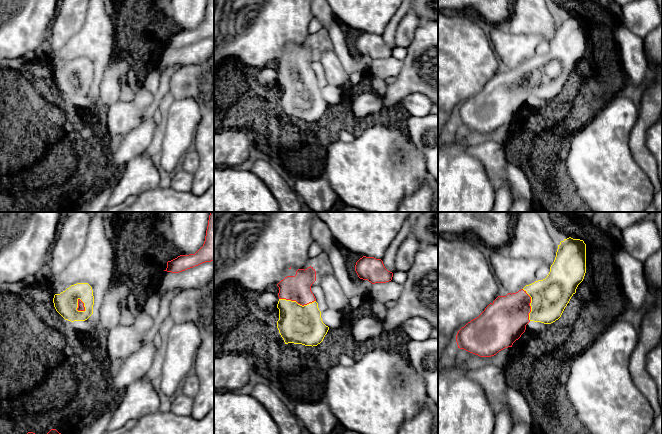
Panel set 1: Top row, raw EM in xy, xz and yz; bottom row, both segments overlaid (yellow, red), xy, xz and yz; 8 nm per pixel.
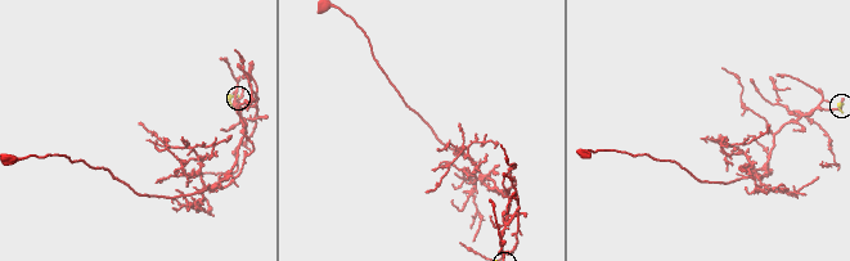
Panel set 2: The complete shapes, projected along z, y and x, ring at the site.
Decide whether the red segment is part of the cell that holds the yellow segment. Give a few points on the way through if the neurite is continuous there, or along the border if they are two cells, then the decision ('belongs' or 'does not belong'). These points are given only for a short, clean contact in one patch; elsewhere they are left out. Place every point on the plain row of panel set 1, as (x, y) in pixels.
way xz (297, 100), (296, 78), (297, 64); belongs

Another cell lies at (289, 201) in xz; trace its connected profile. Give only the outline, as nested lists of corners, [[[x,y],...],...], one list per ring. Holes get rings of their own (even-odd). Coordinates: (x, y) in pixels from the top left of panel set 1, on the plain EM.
[[[263,156],[252,160],[251,172],[270,189],[279,203],[279,212],[302,212],[302,200]]]

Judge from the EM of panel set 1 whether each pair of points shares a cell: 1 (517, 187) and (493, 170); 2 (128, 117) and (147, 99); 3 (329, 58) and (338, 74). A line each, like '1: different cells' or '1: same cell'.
1: same cell
2: same cell
3: same cell

